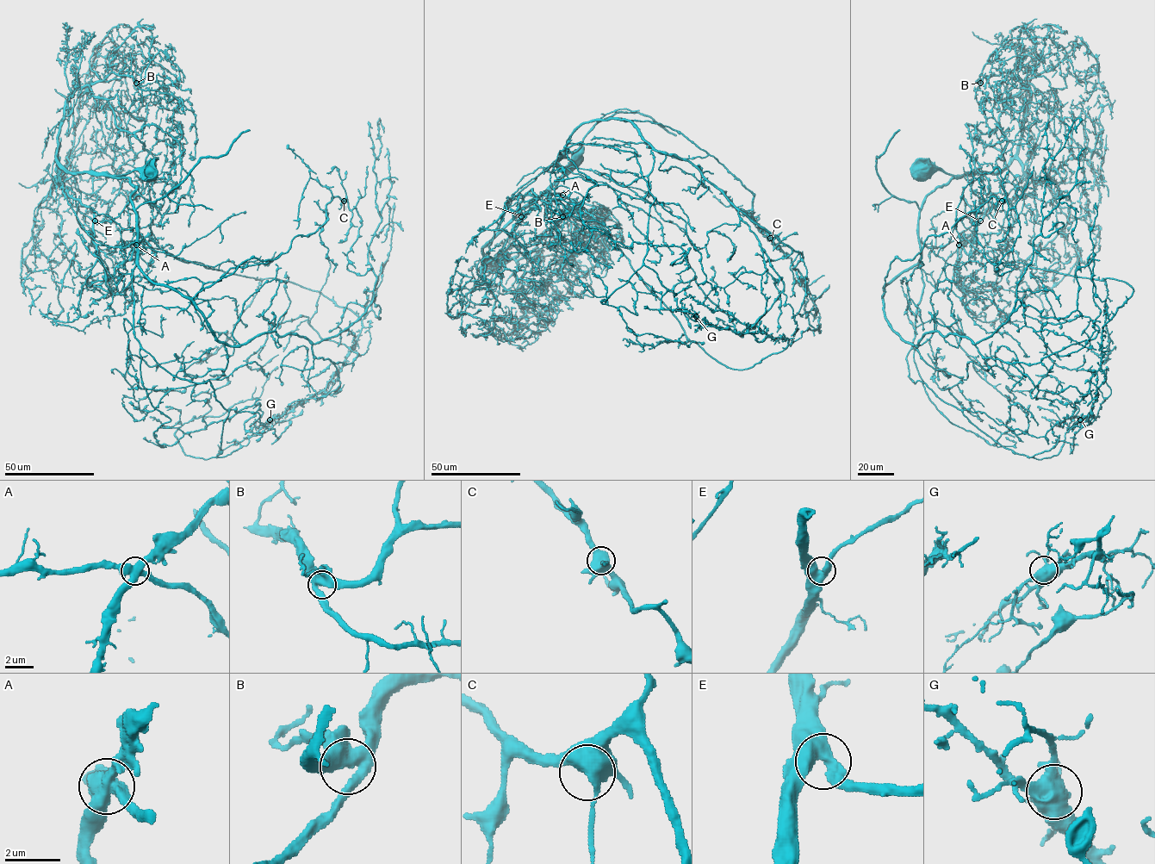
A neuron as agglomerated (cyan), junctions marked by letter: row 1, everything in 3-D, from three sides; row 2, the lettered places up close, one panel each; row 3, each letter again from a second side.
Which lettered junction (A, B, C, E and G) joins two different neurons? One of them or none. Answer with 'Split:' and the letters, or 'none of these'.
Split: A

